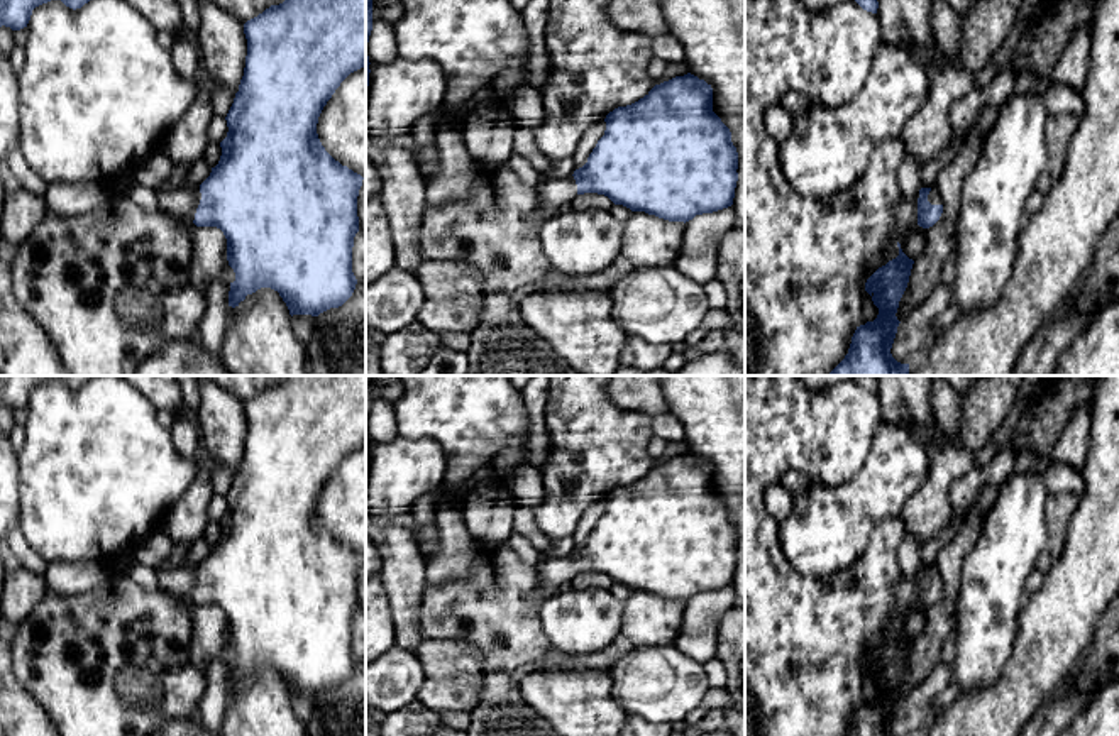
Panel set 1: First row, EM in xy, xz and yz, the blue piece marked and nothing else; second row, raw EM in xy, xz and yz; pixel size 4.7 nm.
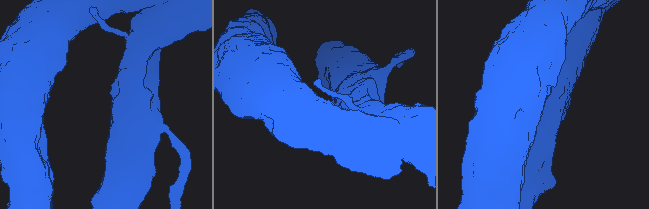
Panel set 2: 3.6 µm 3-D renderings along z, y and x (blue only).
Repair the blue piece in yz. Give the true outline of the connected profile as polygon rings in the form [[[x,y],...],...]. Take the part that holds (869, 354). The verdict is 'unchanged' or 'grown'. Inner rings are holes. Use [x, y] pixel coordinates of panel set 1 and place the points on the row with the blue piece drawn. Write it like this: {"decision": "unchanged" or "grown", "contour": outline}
{"decision": "unchanged", "contour": [[[899,242],[897,247],[899,255],[865,283],[865,291],[879,308],[877,318],[857,327],[848,354],[828,376],[909,376],[909,364],[897,362],[890,354],[901,323],[896,313],[914,264]]]}

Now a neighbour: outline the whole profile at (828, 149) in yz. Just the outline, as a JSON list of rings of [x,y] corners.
[[[882,42],[863,86],[843,105],[811,103],[804,113],[792,113],[792,134],[779,142],[780,168],[794,189],[808,200],[819,200],[850,188],[867,169],[872,151],[885,140],[897,139],[911,117],[929,100],[931,74],[919,56],[904,44]]]

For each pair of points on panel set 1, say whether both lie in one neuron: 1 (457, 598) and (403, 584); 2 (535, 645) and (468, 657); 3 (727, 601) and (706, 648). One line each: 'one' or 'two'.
1: two
2: two
3: one

